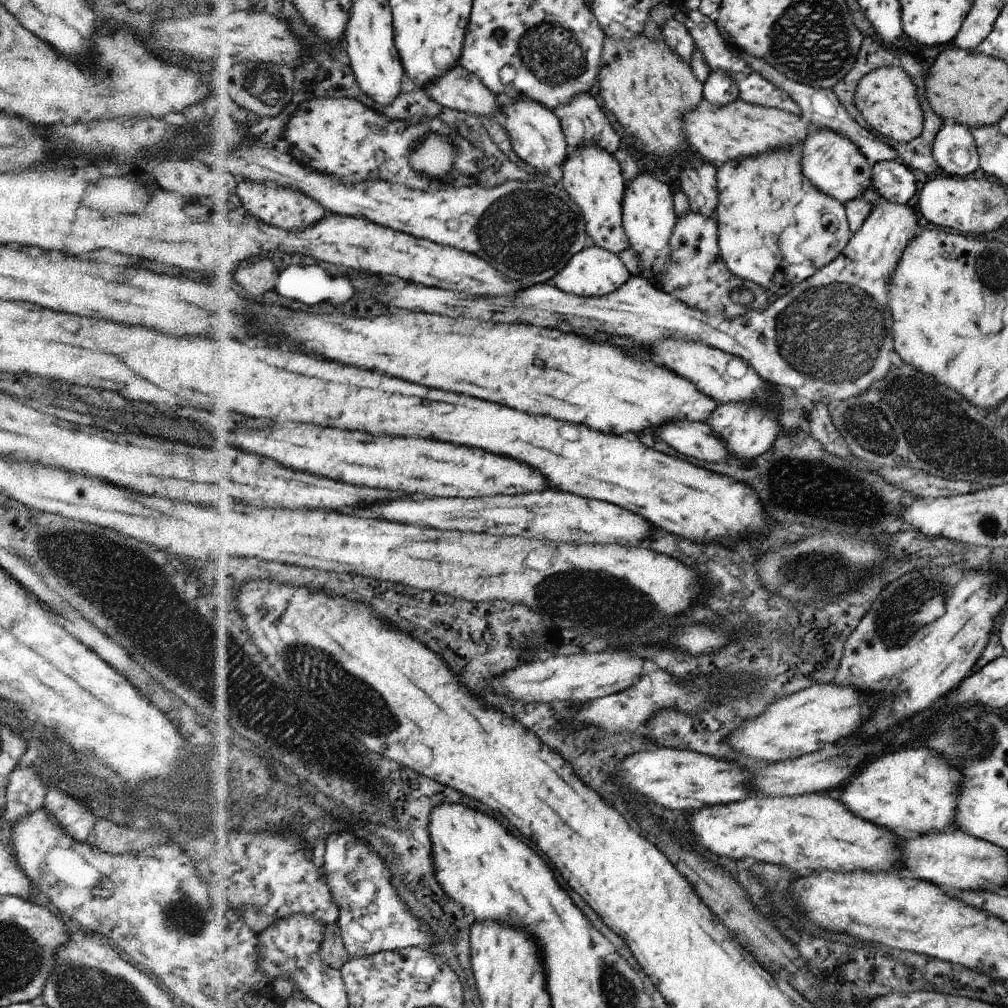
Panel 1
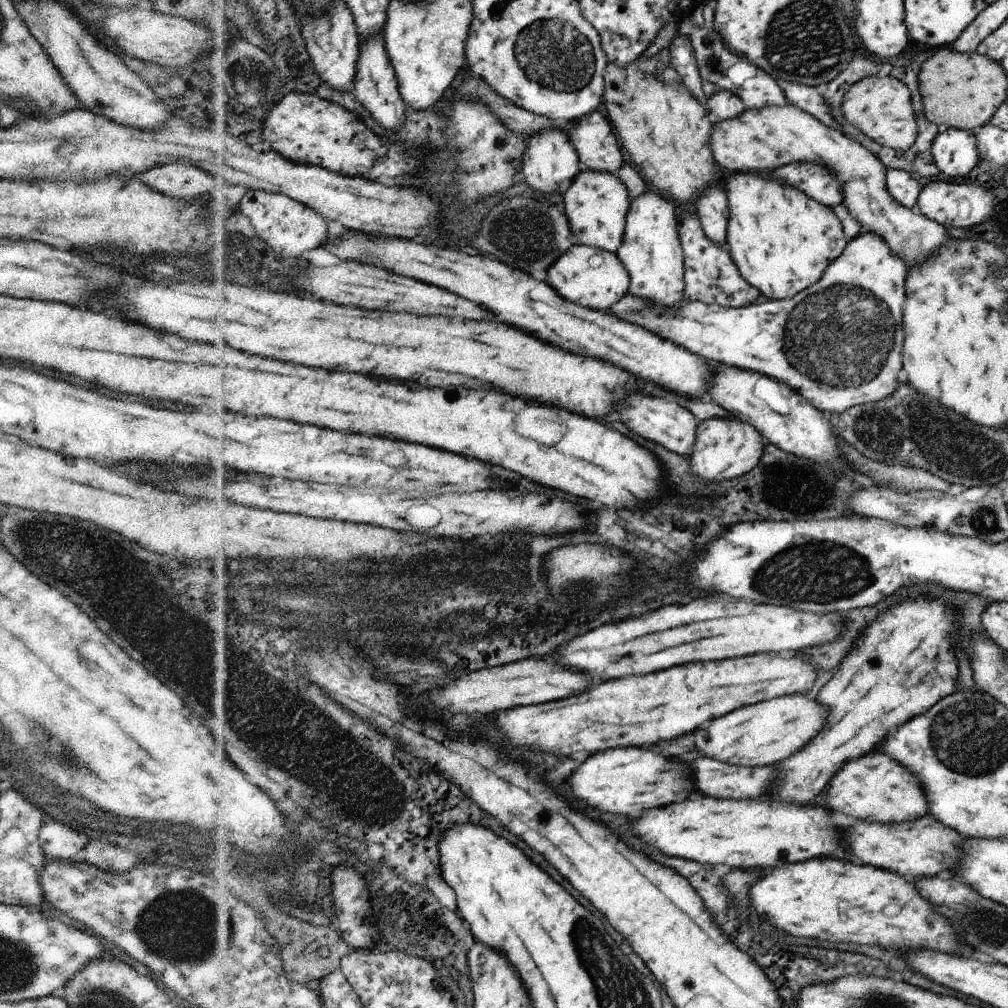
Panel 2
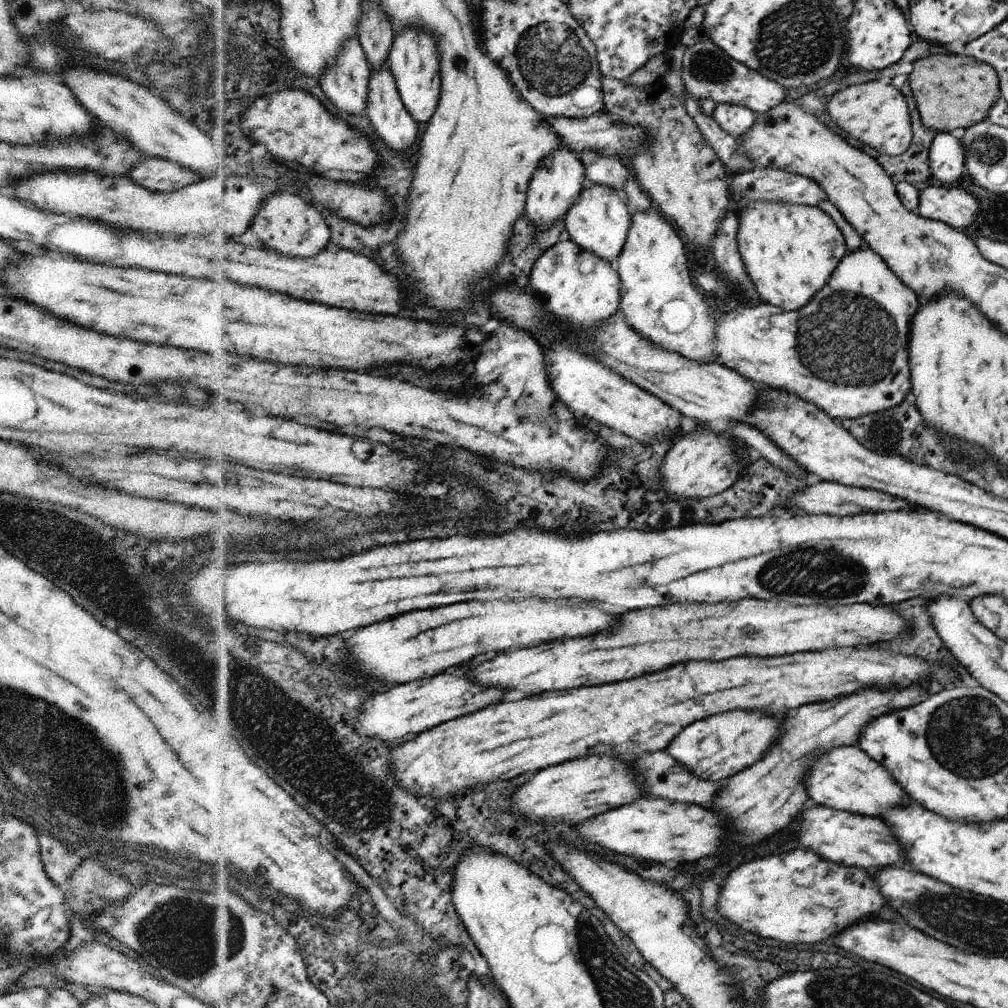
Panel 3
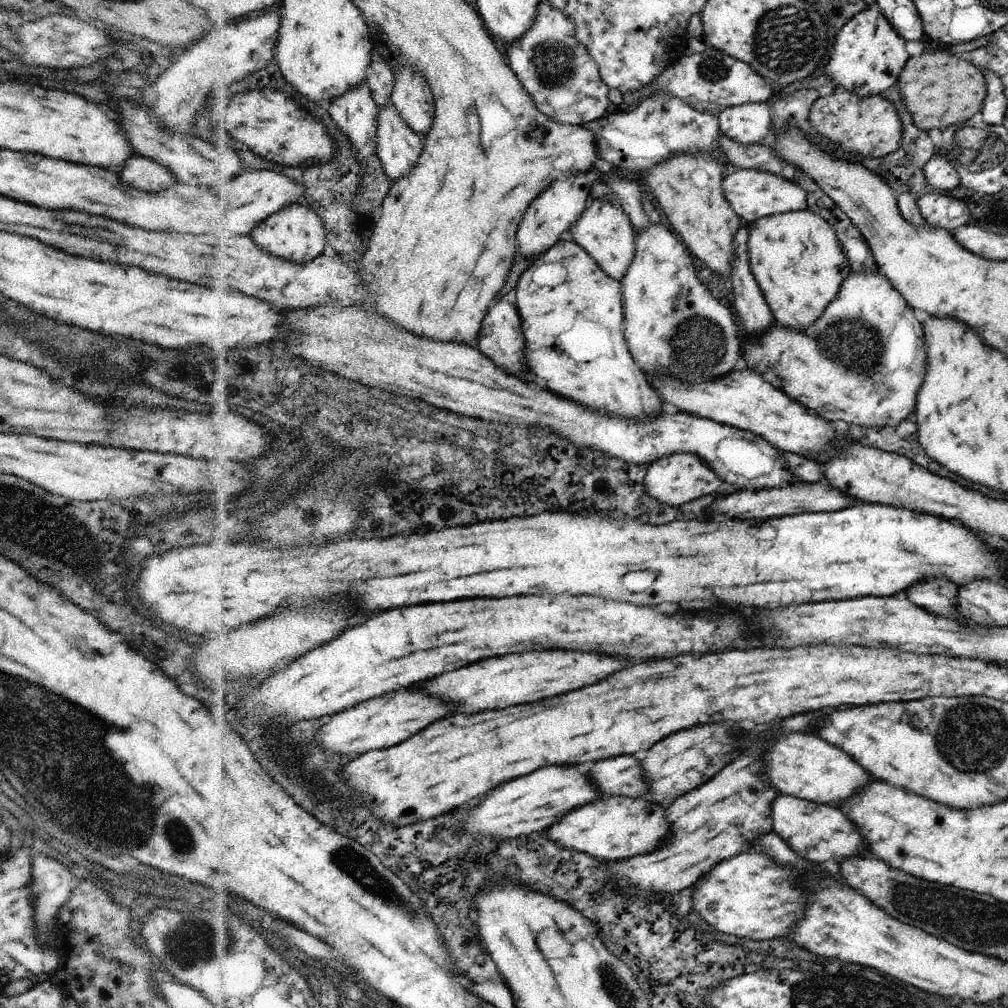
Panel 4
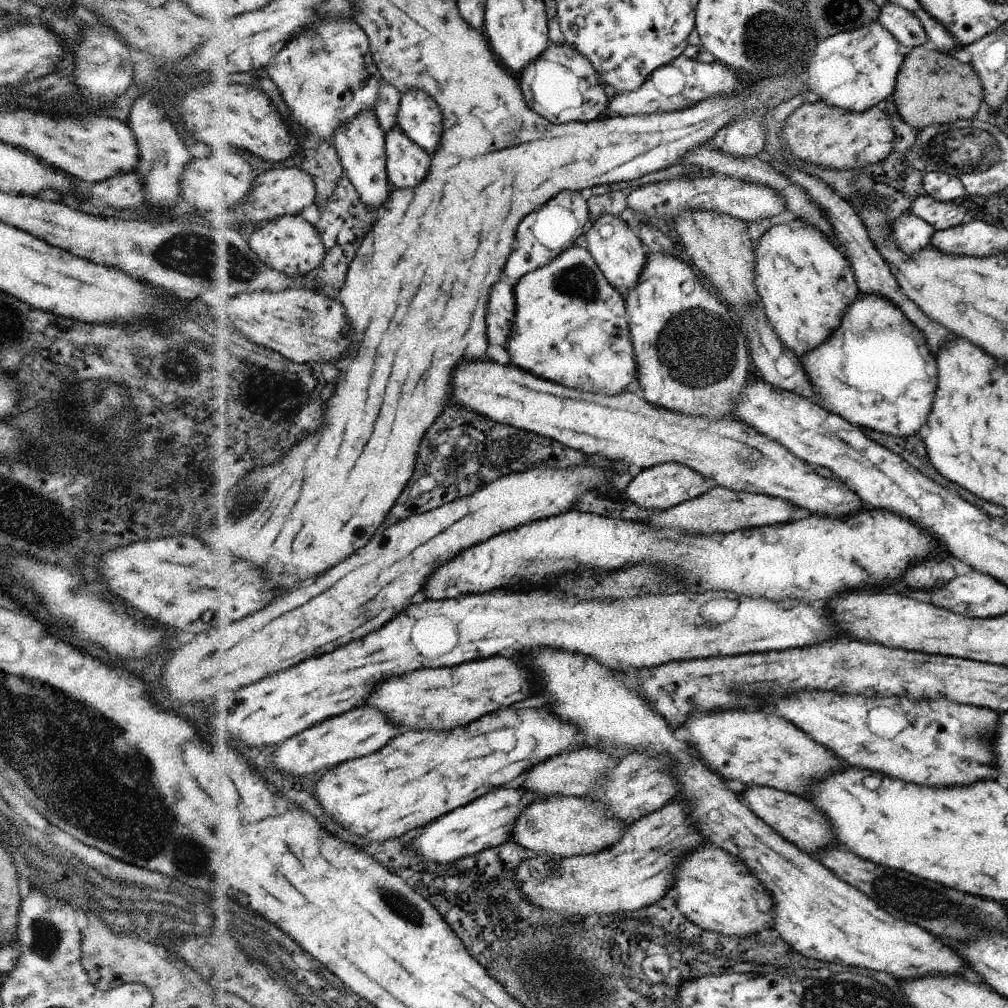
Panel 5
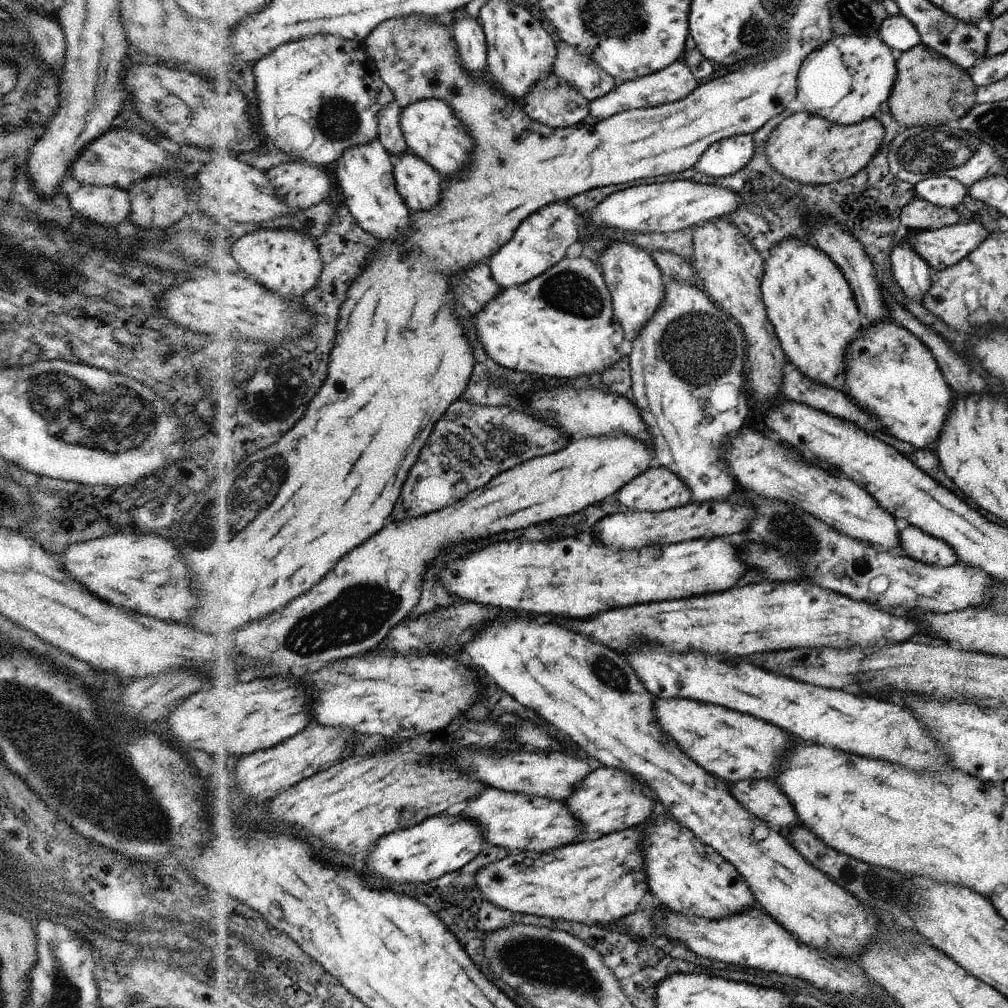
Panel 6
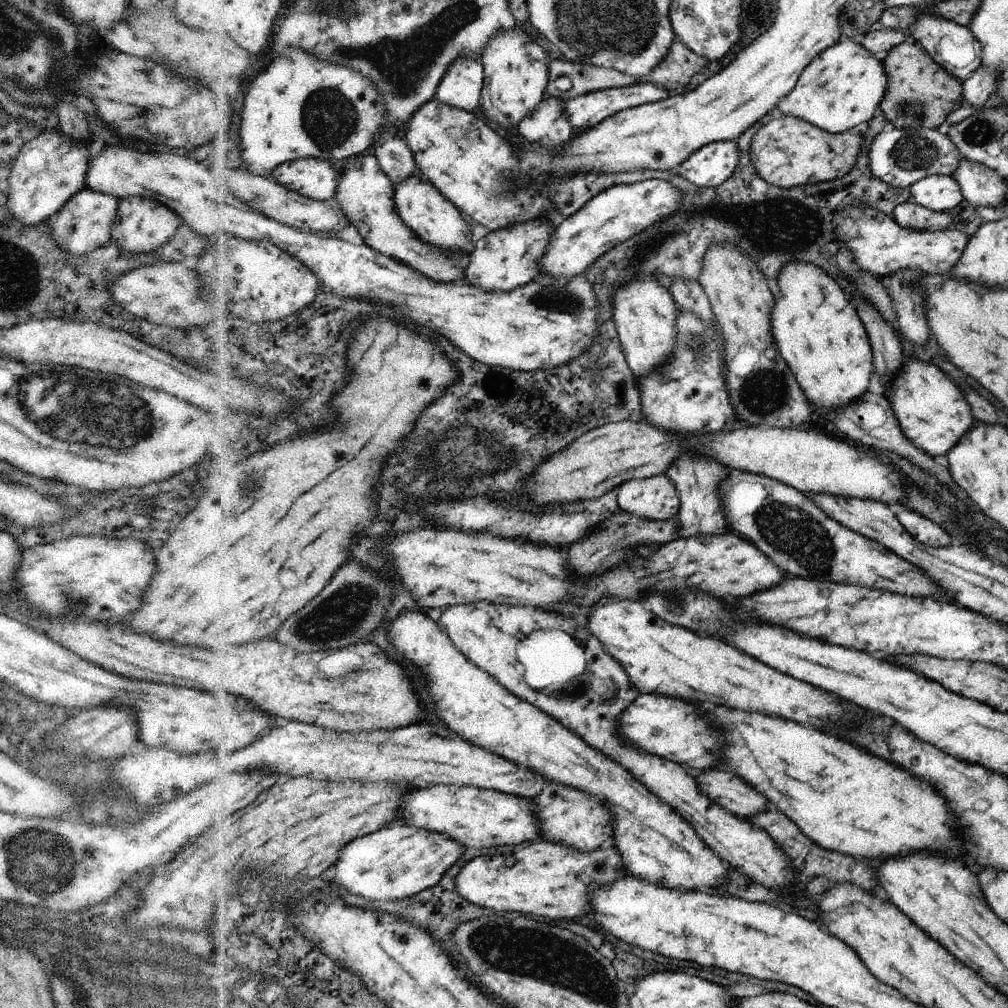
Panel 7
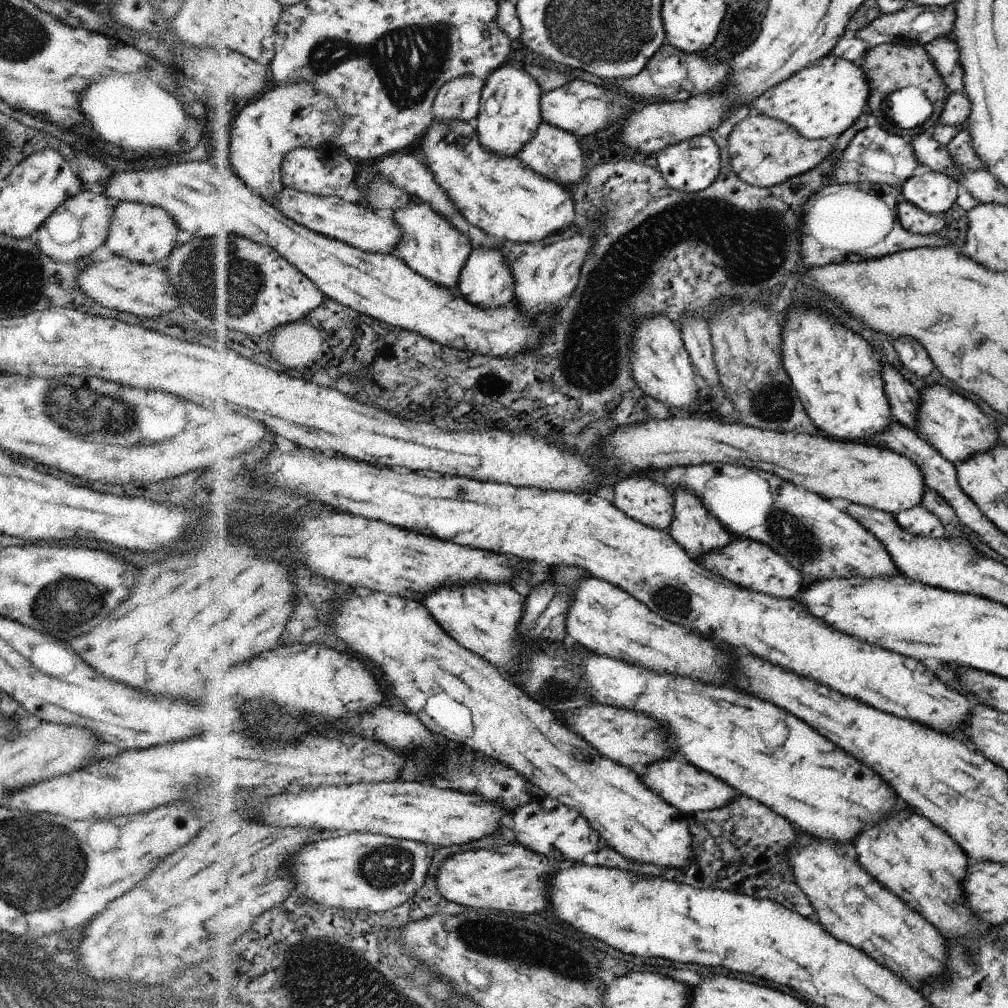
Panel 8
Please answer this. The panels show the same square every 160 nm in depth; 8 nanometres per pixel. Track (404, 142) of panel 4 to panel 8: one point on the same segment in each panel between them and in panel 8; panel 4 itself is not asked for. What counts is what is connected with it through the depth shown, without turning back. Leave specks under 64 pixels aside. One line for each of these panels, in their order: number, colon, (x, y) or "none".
5: (408, 163)
6: (420, 182)
7: (424, 206)
8: (432, 244)

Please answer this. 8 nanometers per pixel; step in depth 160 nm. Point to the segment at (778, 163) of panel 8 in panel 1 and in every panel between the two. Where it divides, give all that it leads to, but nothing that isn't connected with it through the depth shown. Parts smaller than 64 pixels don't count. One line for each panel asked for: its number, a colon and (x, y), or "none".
1: (886, 97)
2: (879, 106)
3: (875, 113)
4: (871, 125)
5: (826, 135)
6: (808, 148)
7: (787, 152)

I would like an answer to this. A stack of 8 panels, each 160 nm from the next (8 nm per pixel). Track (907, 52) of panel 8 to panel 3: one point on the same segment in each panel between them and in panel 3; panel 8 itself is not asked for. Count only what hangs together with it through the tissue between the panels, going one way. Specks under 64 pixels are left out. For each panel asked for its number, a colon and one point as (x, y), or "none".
3: (953, 91)
4: (939, 89)
5: (934, 87)
6: (930, 89)
7: (915, 77)

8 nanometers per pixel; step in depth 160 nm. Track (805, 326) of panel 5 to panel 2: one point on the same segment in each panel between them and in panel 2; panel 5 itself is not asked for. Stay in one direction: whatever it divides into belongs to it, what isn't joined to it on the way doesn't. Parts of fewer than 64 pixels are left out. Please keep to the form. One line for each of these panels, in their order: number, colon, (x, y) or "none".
2: (782, 240)
3: (789, 251)
4: (796, 257)

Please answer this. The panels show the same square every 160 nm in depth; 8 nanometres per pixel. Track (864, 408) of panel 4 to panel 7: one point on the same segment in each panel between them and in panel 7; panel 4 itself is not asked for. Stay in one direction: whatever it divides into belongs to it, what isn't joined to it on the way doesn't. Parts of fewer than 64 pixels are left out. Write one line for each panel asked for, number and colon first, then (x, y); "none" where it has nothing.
5: (876, 370)
6: (890, 374)
7: (932, 411)

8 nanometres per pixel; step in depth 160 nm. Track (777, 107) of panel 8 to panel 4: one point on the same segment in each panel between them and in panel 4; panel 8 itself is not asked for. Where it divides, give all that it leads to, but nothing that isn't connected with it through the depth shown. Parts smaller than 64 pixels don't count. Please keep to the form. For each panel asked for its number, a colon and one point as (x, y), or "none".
4: (869, 55)
5: (855, 70)
6: (846, 80)
7: (844, 86)

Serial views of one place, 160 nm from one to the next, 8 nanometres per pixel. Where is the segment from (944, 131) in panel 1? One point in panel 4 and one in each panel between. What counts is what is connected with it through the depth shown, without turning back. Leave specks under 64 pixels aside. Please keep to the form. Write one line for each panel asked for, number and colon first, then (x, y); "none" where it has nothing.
2: (955, 152)
3: (946, 153)
4: (939, 173)

